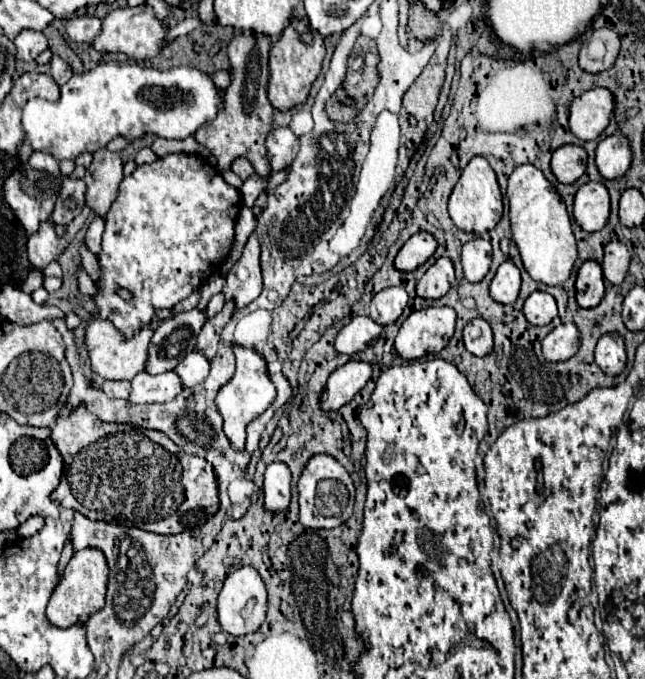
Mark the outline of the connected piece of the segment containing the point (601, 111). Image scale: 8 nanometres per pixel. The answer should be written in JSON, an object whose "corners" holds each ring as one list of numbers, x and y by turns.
{"corners":[[589,89,571,103,569,127,583,141,597,139,613,115,613,95,607,89]]}

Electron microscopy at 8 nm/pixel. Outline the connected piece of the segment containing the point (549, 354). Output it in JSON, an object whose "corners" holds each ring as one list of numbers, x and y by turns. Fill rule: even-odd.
{"corners":[[571,321,557,325,543,339,543,357,547,361,567,361,575,351,579,351,579,331]]}

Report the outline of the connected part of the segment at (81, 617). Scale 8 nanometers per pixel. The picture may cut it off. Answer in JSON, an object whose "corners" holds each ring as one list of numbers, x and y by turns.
{"corners":[[83,549,77,551,71,561,67,563,51,599,47,605,47,619,51,625,67,629,77,623,85,623,93,613,97,613,105,603,107,591,107,561,99,549]]}

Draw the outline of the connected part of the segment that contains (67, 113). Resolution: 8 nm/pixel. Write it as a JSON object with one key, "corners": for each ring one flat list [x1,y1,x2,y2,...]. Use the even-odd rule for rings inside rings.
{"corners":[[102,62,81,75,73,75,65,85,61,85,59,101,51,103,39,97,27,101,23,107,23,131,33,151,45,151,51,153,57,161,63,161,75,159,77,155,89,153,93,149,103,149,117,135,131,135,131,139,137,139,143,133,153,133,163,139,187,139,207,119,215,119,219,107,223,107,219,89,213,85,209,75,203,75,193,67,157,71,139,65]]}

